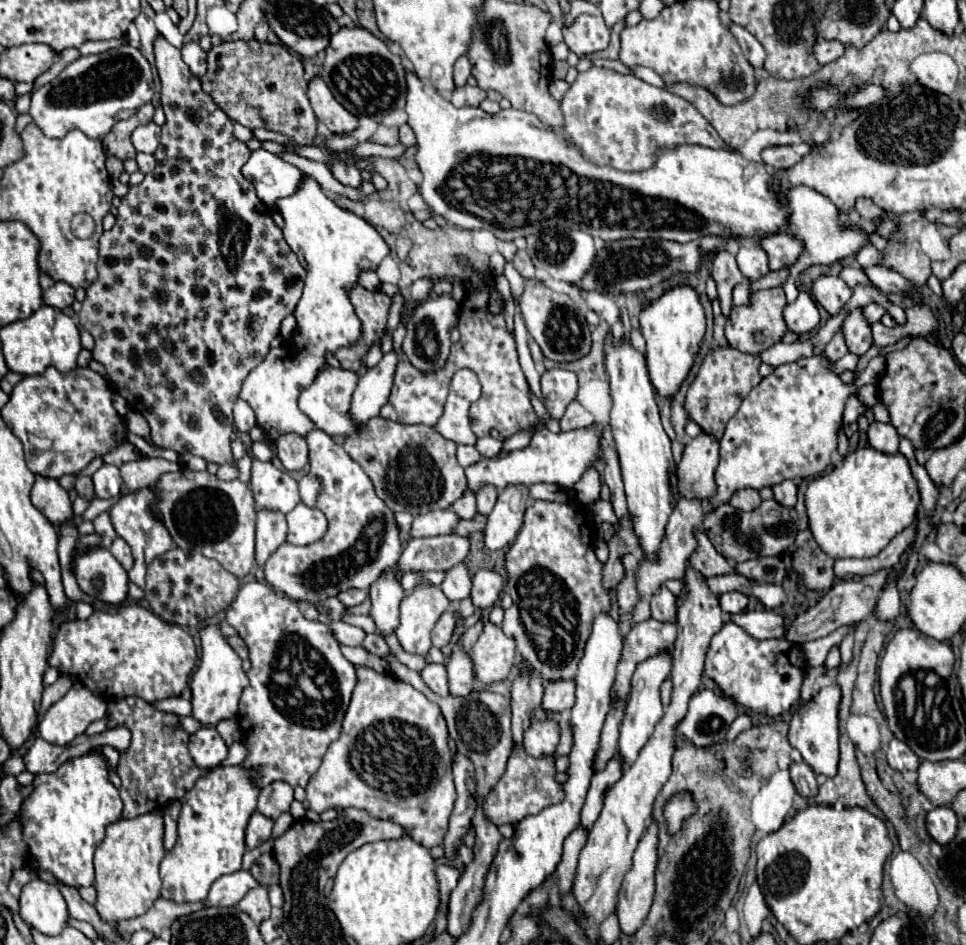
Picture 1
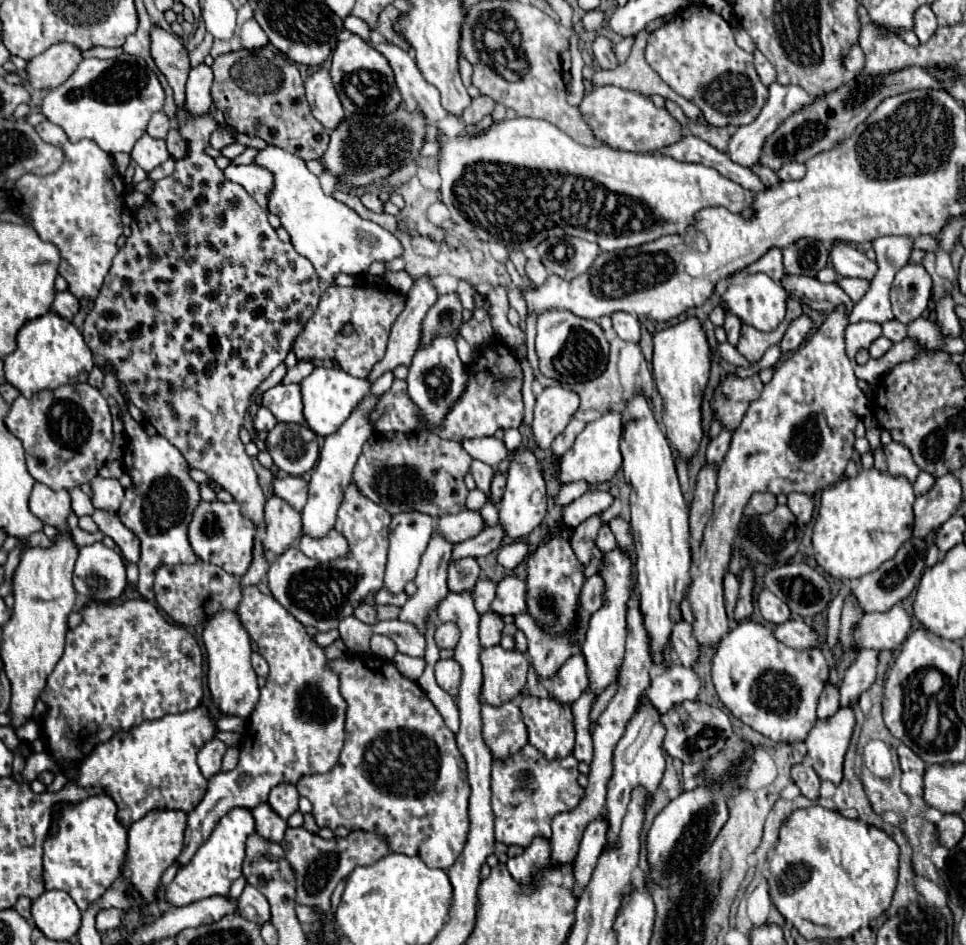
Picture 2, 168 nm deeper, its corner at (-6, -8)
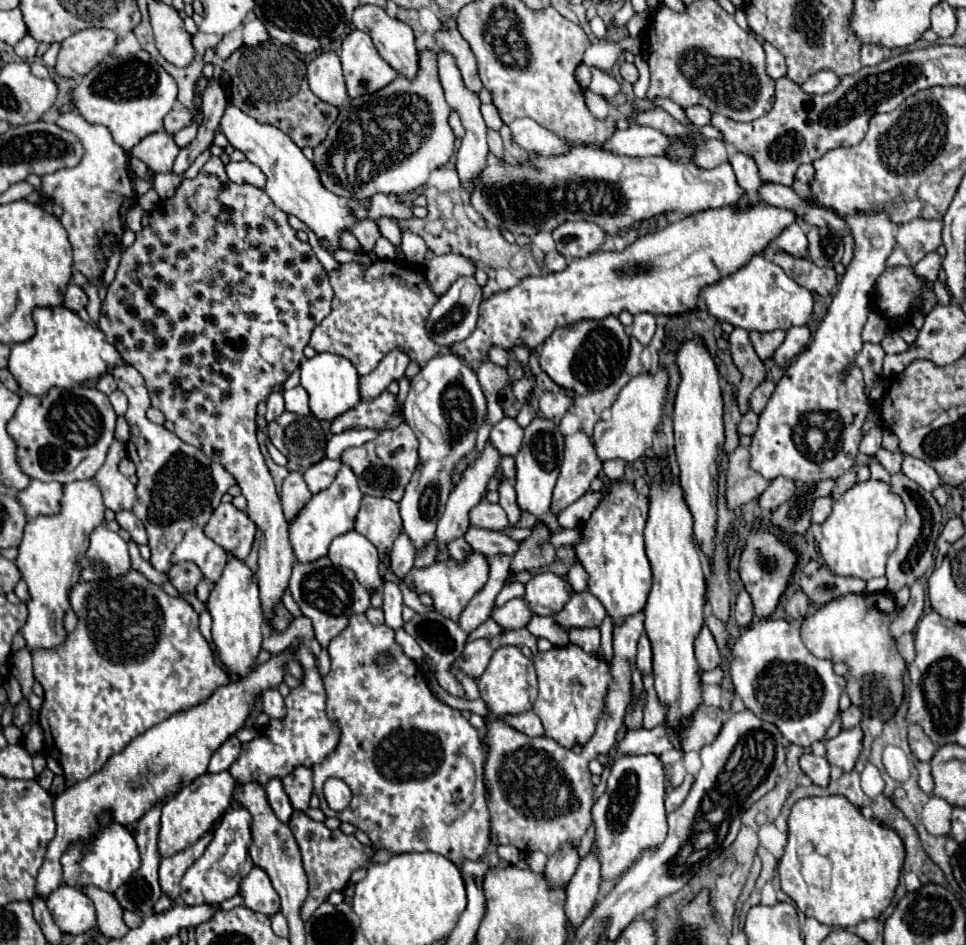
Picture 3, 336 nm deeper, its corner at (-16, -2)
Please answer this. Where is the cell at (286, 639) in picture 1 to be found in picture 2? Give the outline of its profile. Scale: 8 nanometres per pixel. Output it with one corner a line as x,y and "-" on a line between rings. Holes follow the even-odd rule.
256,586
244,588
238,616
250,638
258,644
260,656
268,662
270,674
262,688
260,702
248,718
248,728
240,742
240,762
230,772
218,772
208,780
208,790
200,804
188,814
184,850
178,866
186,866
198,846
216,828
218,820
232,808
256,808
280,782
298,782
308,774
324,774
336,762
344,744
346,702
338,690
338,678
326,670
324,650
306,634
304,626
290,618
288,610
272,596
264,596

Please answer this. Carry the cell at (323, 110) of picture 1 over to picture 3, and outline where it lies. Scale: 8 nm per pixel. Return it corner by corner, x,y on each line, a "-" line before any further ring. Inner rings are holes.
322,52
308,64
308,84
326,104
342,108
348,102
340,58
334,52

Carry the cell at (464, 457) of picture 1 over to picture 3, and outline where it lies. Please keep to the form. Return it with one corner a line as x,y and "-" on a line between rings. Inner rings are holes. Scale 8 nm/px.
496,472
496,478
500,480
500,486
498,486
498,494
500,494
500,506
506,510
508,514
508,520
510,524
514,526
522,514
522,510
518,508
516,504
516,492
514,492
514,486
510,484
508,478
504,478
500,472

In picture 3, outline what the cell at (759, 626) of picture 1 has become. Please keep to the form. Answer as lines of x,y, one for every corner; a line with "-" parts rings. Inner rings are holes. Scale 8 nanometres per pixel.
886,592
864,596
848,594
824,604
816,612
808,614
800,624
800,636
814,656
828,658
832,662
846,662
850,666
846,692
850,694
852,704
860,706
864,716
876,716
882,722
892,718
904,694
902,672
906,662
896,652
894,640
888,634
888,626
896,616
898,606

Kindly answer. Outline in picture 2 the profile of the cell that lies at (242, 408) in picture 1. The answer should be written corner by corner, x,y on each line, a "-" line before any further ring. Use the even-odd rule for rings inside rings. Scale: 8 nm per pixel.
260,406
260,408
258,408
258,414
256,414
256,420
254,420
254,428
256,428
258,432
262,432
262,430
268,432
268,430
274,428
274,424
276,424
274,414
272,414
268,408

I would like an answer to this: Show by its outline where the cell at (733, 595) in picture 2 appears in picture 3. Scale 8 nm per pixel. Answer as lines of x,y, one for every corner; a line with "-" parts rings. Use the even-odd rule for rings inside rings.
742,590
738,596
736,596
736,608
734,608
734,616
736,616
736,622
738,626
748,626
754,612
752,612
752,600
750,600
750,594
746,590

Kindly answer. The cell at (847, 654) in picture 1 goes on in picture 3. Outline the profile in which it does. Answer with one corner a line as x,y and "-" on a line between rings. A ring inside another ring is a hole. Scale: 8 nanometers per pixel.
856,726
850,730
840,730
838,736
824,740
828,762
832,766
842,768
844,772
850,772
856,764
858,754
862,752
862,738
864,738
864,732
860,726

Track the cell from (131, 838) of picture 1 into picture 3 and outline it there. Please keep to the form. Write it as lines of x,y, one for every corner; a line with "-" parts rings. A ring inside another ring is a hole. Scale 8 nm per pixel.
228,770
218,774
202,774
188,786
182,786
164,806
160,818
160,832
158,832
158,852
162,858
174,856
180,850
192,846
200,836
204,836
226,812
234,792
234,778

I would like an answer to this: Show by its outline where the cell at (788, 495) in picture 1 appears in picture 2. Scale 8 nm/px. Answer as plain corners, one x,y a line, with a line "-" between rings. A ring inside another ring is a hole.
790,494
788,496
788,508
794,512
794,516
808,524
812,520
812,514
814,514
814,502
808,494

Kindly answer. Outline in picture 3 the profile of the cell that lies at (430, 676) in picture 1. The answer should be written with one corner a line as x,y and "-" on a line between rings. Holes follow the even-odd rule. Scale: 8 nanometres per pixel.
474,640
468,642
464,652
460,654
460,660
456,660
456,668
460,668
466,676
470,678
480,678
482,672
486,670
490,658
492,658
492,648
488,640

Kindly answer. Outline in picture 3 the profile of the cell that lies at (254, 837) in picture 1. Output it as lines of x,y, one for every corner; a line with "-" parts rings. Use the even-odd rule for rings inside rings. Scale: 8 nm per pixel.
274,778
274,780
270,780
270,782
264,786
264,790
266,790
266,796
268,796
268,802
270,802
270,808
274,810
276,818
278,818
280,822
288,824
290,818
292,818
294,808
292,808
292,804
290,804
286,792
282,790
282,782
280,782
278,778

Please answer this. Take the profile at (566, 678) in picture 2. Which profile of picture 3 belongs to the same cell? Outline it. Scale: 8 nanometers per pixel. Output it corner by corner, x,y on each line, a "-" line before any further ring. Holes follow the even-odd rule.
576,628
568,632
570,642
580,646
584,652
596,656
600,648
600,630
598,628

